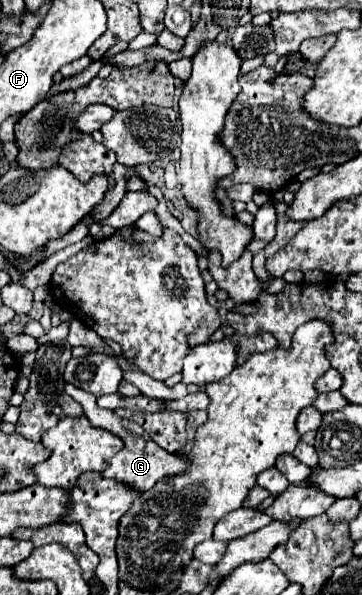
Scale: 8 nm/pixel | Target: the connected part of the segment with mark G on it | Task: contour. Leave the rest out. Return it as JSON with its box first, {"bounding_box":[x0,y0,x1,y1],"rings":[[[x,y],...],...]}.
{"bounding_box":[64,383,186,493],"rings":[[[66,383],[64,391],[66,391],[72,399],[76,399],[76,401],[82,405],[84,415],[90,419],[90,423],[92,423],[94,427],[102,427],[102,429],[106,429],[106,431],[112,431],[114,435],[118,435],[118,437],[124,441],[124,449],[122,449],[120,453],[116,453],[112,459],[108,459],[108,467],[102,471],[102,477],[114,479],[114,481],[124,483],[124,485],[128,485],[130,489],[142,493],[142,491],[152,489],[154,483],[158,483],[162,477],[166,477],[166,475],[176,475],[176,473],[182,473],[182,471],[186,469],[186,461],[184,461],[180,455],[168,453],[168,451],[164,451],[162,447],[158,447],[158,445],[146,435],[146,431],[144,431],[136,421],[122,419],[122,417],[118,417],[118,415],[116,415],[114,411],[110,411],[110,409],[100,409],[100,407],[96,405],[96,397],[94,397],[94,395],[90,395],[90,393],[86,393],[86,391],[82,391],[82,389],[70,385],[70,383]]]}

